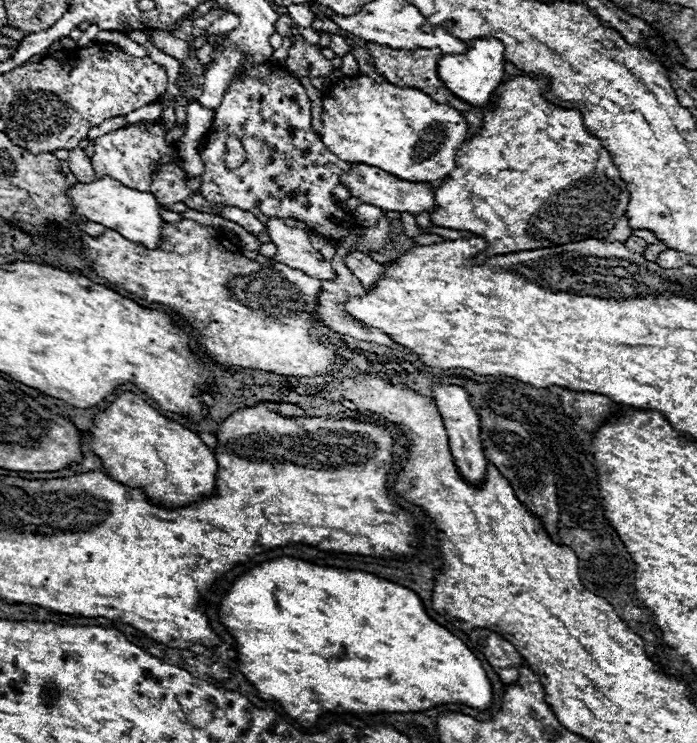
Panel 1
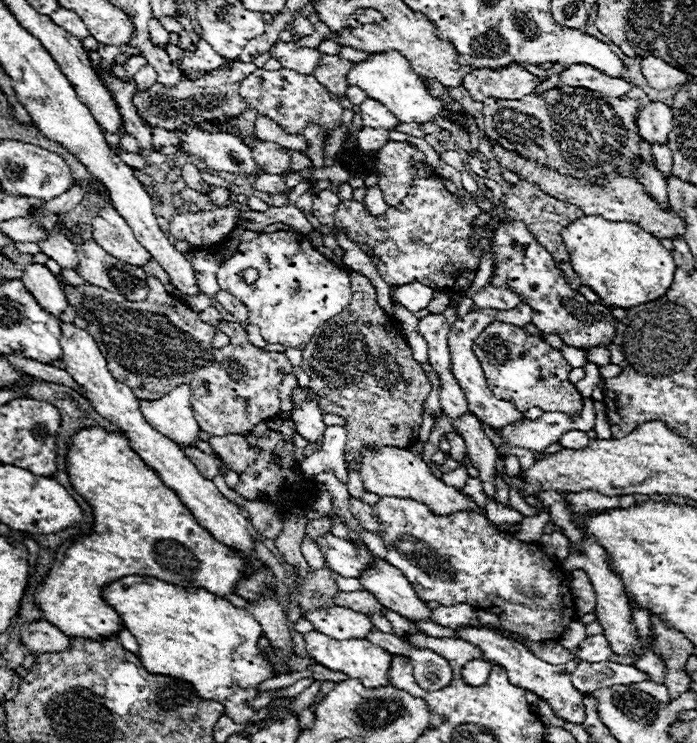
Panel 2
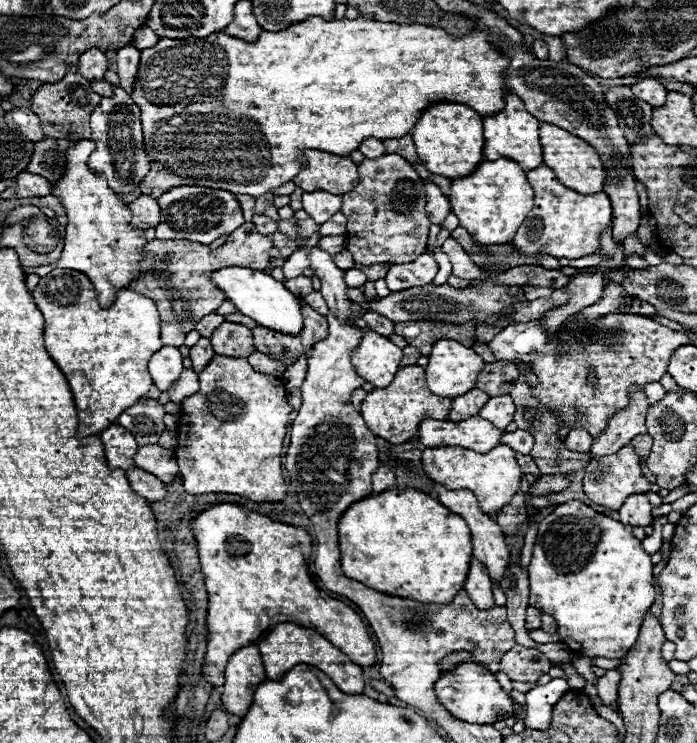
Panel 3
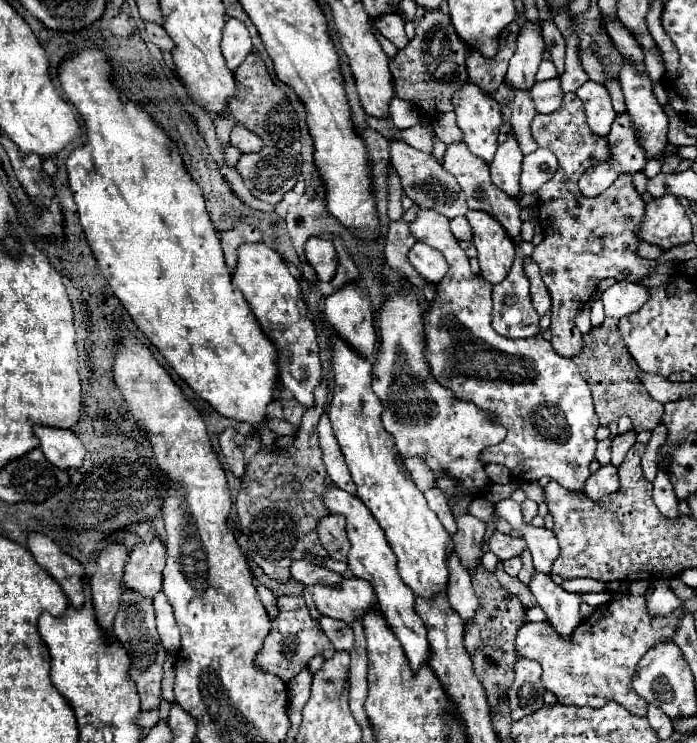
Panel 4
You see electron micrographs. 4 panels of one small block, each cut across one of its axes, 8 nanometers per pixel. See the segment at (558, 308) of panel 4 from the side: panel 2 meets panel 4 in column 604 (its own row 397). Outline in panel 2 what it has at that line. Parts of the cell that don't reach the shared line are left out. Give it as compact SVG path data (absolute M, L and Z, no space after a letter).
M147 275L146 288L150 294L144 302L130 302L122 294L92 284L64 290L66 300L90 322L88 332L96 336L116 380L128 384L140 400L158 400L182 384L190 386L192 412L198 426L210 436L244 434L258 422L278 416L278 386L284 374L292 370L286 354L256 348L238 322L220 322L220 330L230 338L230 344L216 350L212 348L216 332L210 324L188 310L180 298L168 294L158 278Z

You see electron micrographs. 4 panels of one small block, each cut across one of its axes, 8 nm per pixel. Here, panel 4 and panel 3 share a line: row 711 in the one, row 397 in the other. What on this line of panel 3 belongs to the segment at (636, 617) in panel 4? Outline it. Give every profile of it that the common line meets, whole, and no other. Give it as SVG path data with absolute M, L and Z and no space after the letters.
M640 386L630 388L630 404L608 418L608 426L602 434L598 434L592 442L594 456L606 456L618 452L620 448L630 444L632 438L646 434L646 412L648 412L648 398Z

